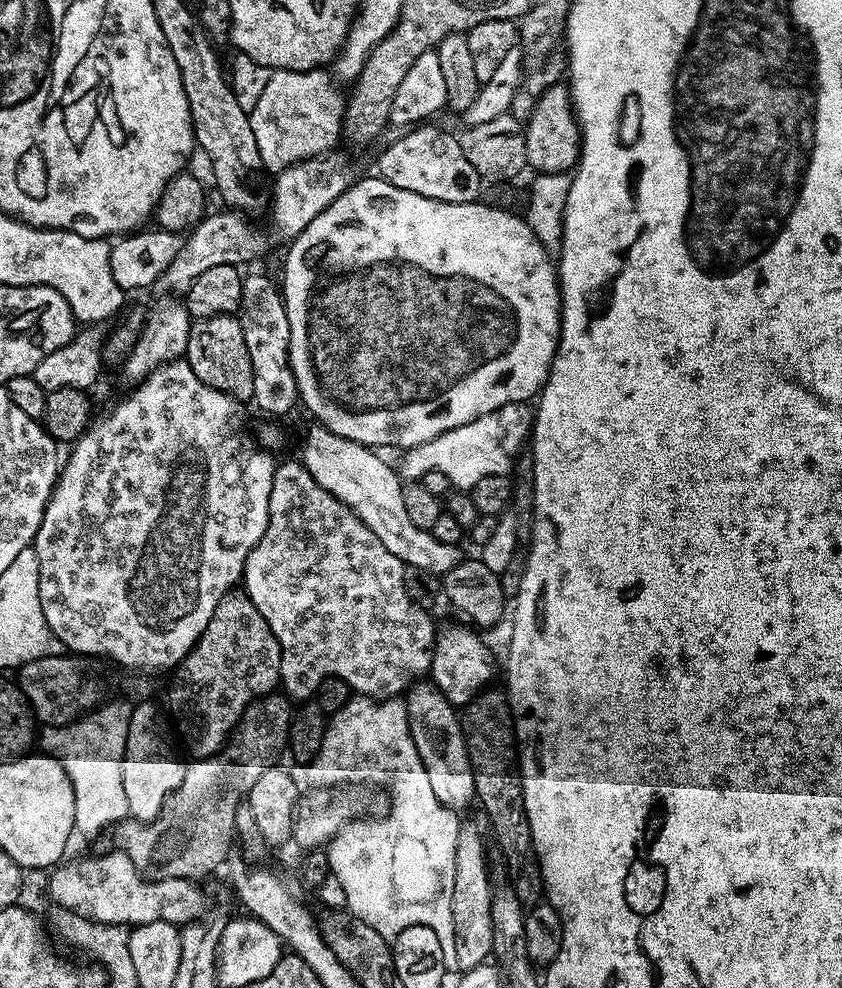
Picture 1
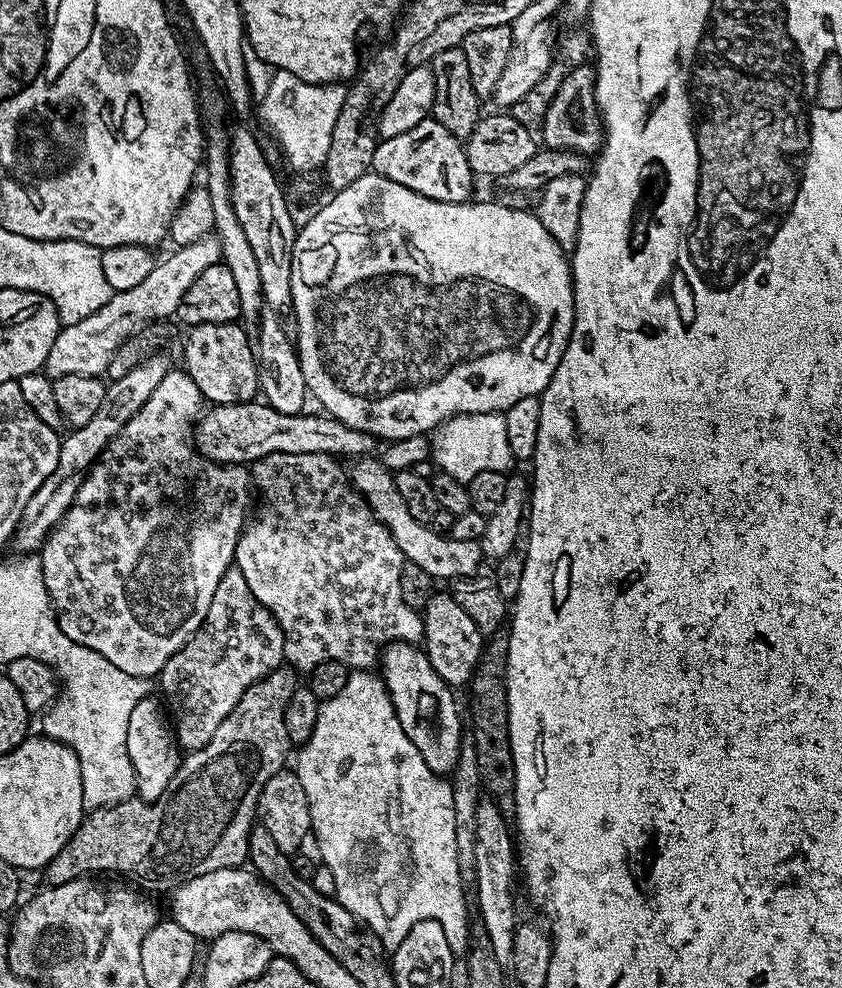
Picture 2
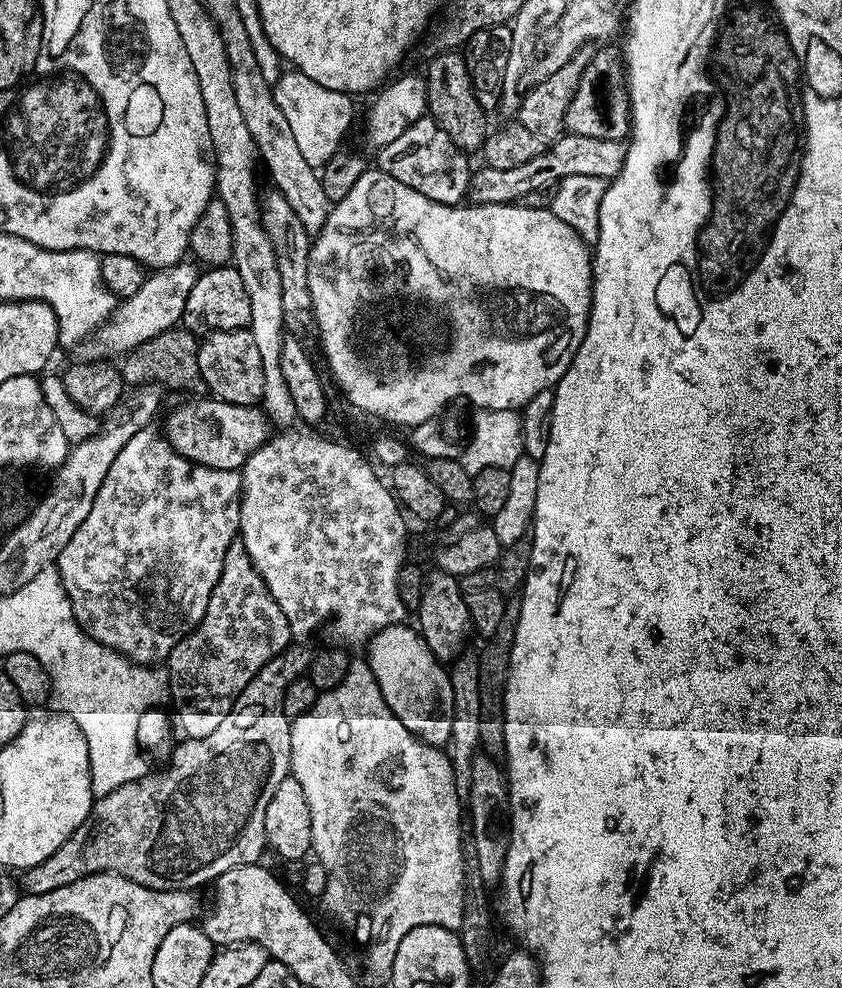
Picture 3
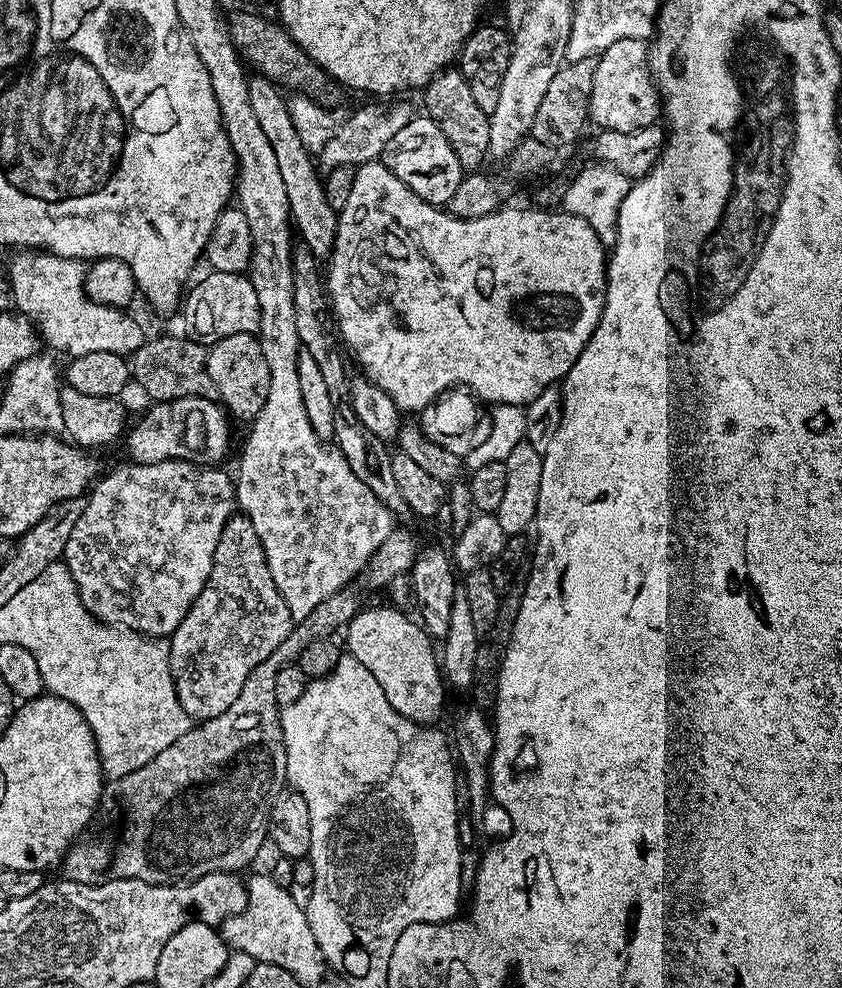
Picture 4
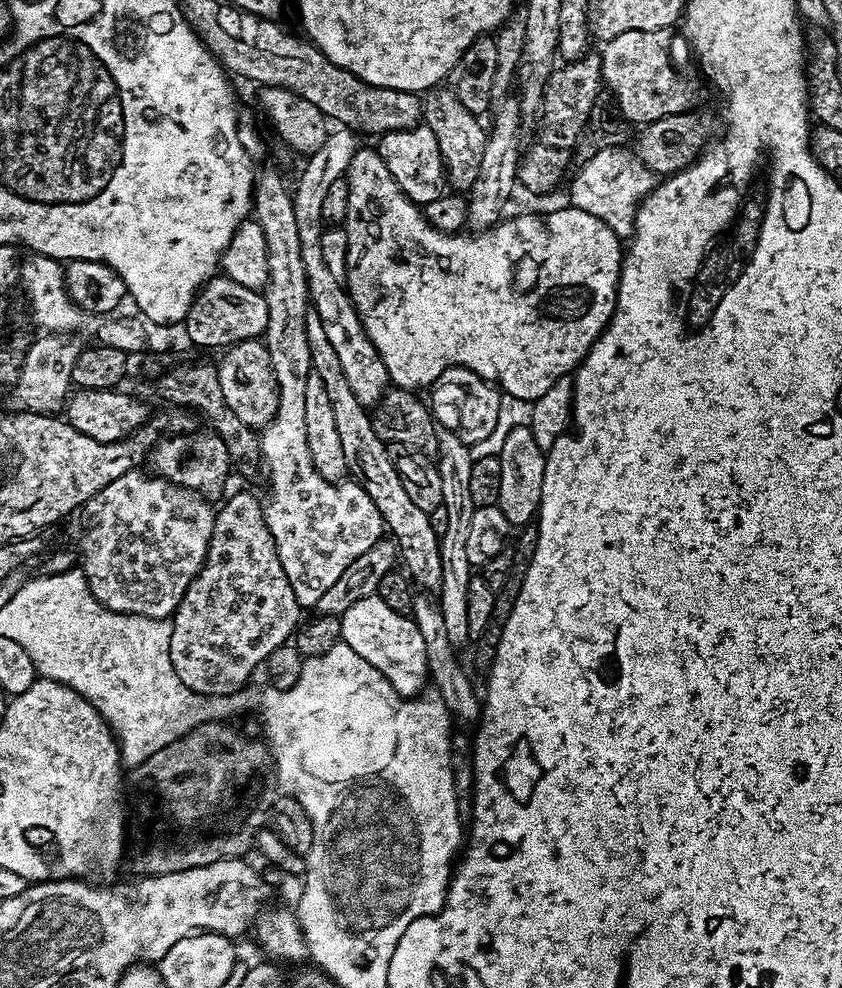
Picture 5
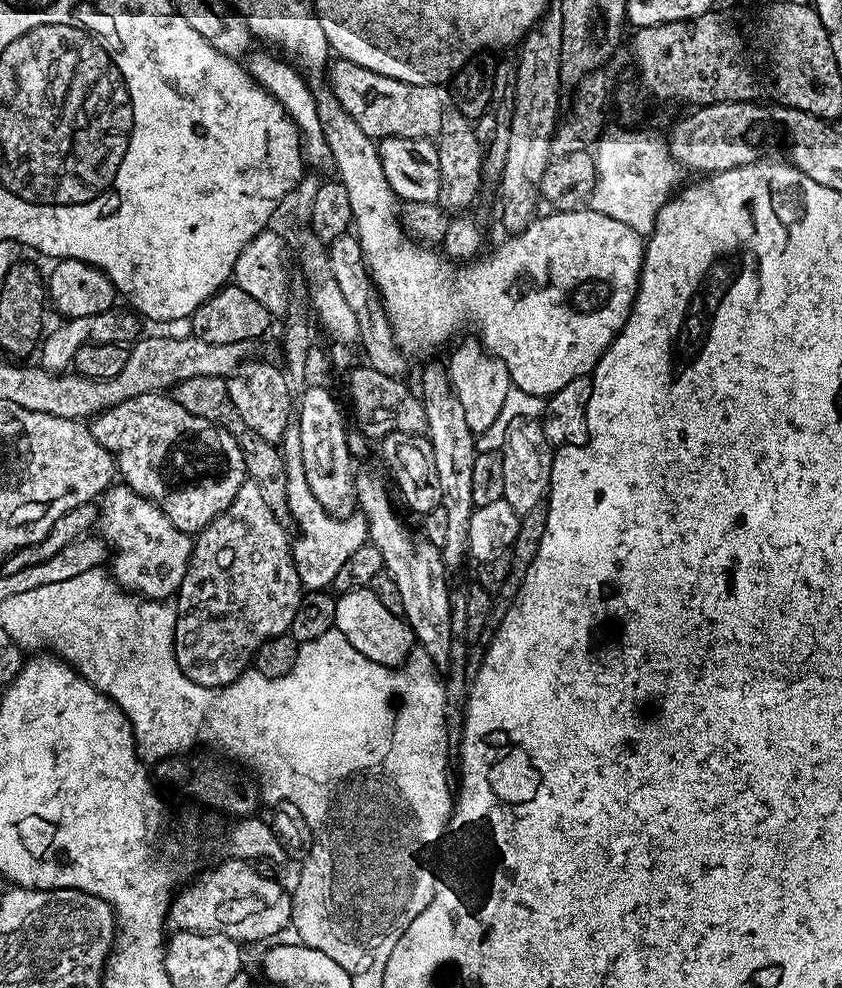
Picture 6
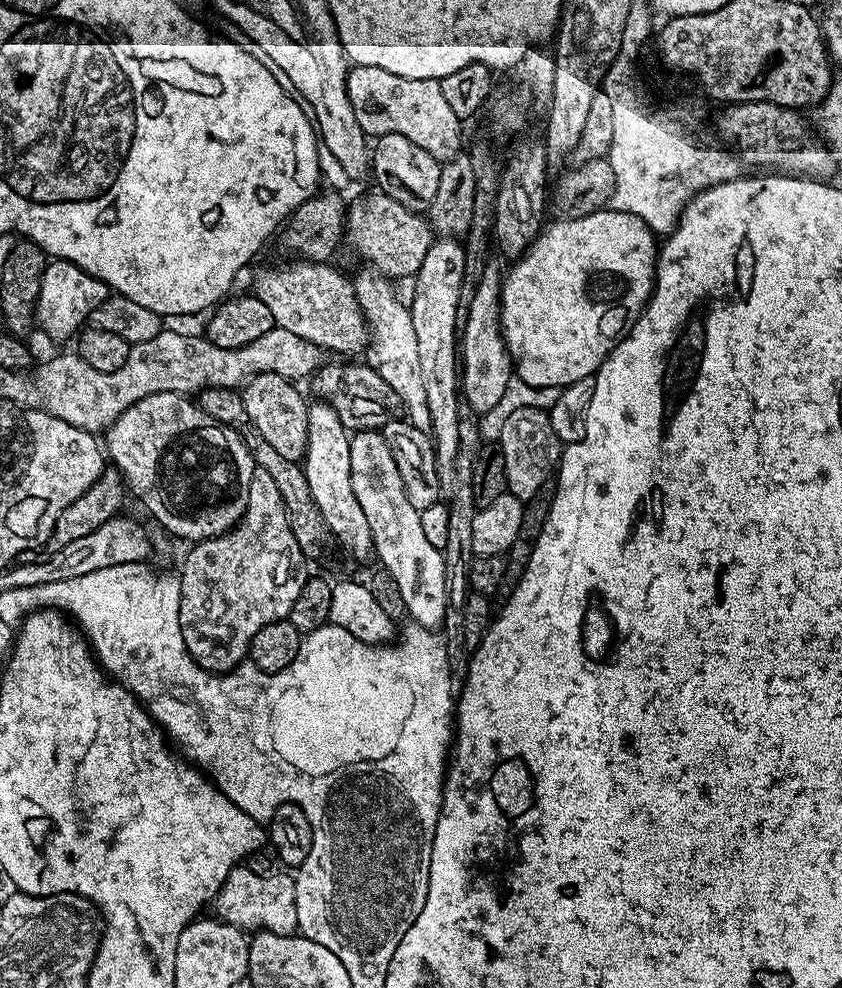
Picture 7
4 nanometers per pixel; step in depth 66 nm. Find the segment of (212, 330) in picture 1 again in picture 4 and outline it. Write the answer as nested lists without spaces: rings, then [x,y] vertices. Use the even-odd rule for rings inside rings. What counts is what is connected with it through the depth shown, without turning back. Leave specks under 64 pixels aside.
[[[253,333],[230,334],[230,338],[222,338],[216,344],[208,348],[208,376],[212,379],[212,388],[218,397],[219,403],[233,417],[251,422],[262,410],[266,402],[266,394],[270,390],[270,366],[266,366],[266,354],[262,354],[262,346],[259,339]]]

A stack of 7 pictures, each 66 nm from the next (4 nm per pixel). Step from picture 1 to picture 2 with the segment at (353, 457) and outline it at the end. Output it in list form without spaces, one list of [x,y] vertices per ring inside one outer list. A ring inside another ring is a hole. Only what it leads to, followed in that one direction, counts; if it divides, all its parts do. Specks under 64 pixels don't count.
[[[360,458],[350,468],[350,480],[368,501],[368,507],[388,528],[388,533],[394,538],[398,550],[404,555],[405,561],[420,566],[430,574],[436,582],[451,582],[459,576],[474,576],[481,571],[480,563],[485,563],[486,557],[480,548],[479,540],[467,541],[455,539],[442,533],[436,533],[427,524],[420,524],[410,518],[410,510],[406,510],[406,502],[402,502],[402,494],[398,494],[393,473],[384,468],[379,459]]]

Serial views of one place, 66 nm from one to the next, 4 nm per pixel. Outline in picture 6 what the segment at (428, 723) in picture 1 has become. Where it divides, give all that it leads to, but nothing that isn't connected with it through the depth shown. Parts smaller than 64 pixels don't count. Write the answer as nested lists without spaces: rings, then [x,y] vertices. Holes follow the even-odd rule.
[[[369,587],[359,588],[353,592],[341,592],[336,596],[336,623],[335,628],[370,662],[384,664],[387,668],[399,668],[414,652],[414,637],[412,627],[403,616],[390,614],[386,607],[378,602]]]

